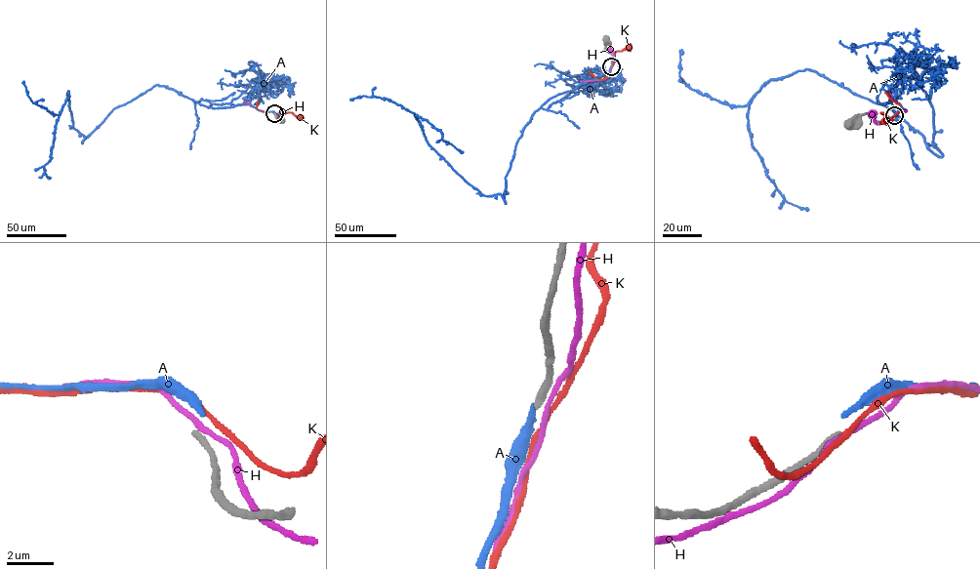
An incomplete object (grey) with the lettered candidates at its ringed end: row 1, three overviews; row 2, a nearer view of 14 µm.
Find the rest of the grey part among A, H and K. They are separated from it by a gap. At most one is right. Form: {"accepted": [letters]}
{"accepted": []}

